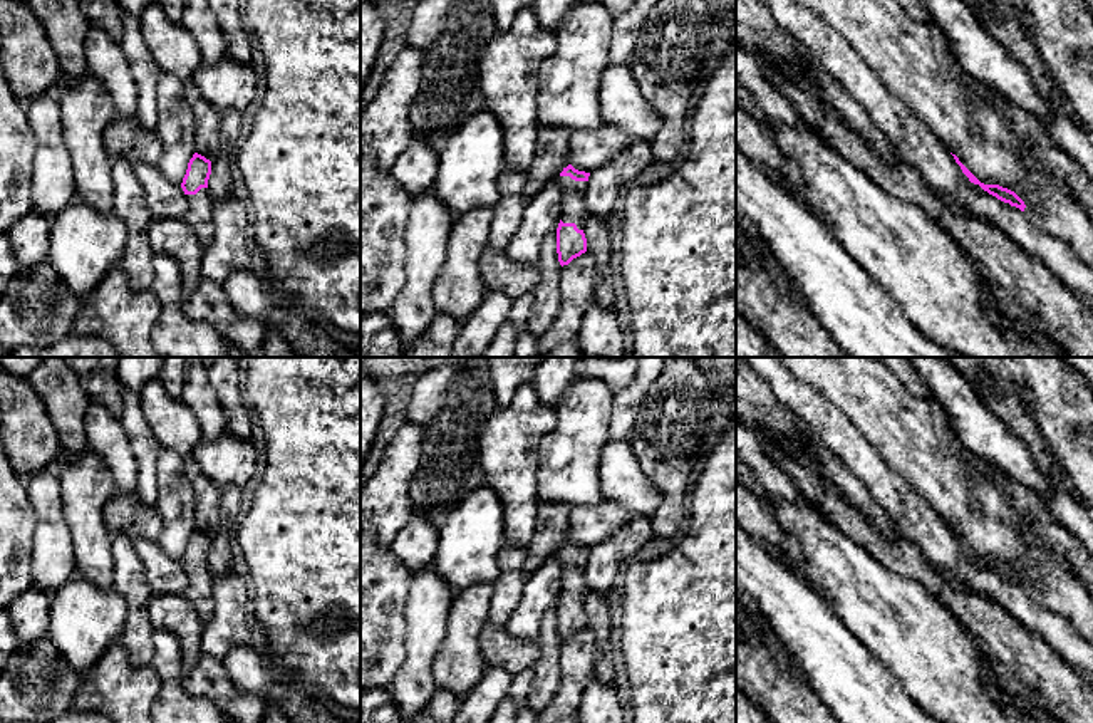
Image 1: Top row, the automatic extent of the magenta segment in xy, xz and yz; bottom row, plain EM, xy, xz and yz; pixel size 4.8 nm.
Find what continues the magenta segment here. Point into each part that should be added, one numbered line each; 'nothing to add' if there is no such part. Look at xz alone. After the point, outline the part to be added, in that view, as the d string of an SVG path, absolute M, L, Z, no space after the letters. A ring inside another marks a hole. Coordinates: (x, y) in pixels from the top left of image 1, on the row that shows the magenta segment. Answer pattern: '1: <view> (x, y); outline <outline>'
1: xz (574, 210); outline M558 176L558 185L562 188L562 216L563 223L575 223L578 230L583 230L583 221L587 216L585 208L585 191L587 181L575 181L570 176Z

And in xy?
1: xy (198, 215); outline M201 188L196 195L186 195L188 210L183 215L183 220L191 226L198 242L205 248L213 235L213 200L208 188Z

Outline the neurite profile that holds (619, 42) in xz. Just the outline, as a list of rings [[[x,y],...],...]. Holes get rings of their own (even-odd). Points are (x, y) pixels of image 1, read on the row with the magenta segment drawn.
[[[635,0],[635,5],[614,17],[614,30],[610,32],[610,64],[629,64],[635,49],[639,30],[657,0]]]

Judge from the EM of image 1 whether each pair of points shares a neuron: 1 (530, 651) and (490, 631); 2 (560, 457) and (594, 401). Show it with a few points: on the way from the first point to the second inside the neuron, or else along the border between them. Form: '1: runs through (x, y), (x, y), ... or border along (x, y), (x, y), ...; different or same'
1: runs through (520, 651), (510, 651), (500, 641); same
2: runs through (574, 443), (582, 431), (582, 415); same

